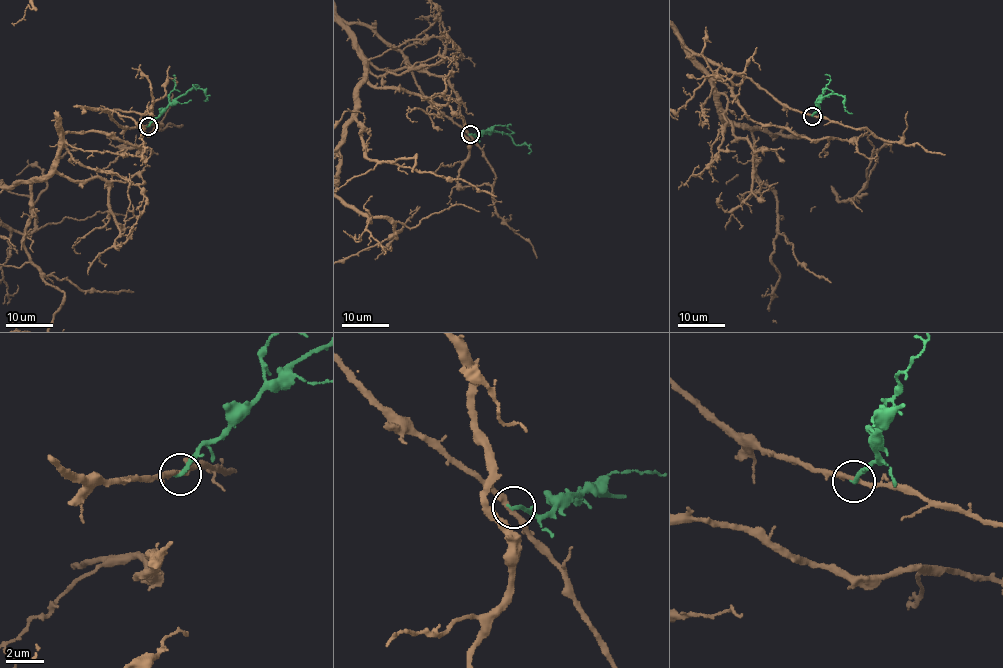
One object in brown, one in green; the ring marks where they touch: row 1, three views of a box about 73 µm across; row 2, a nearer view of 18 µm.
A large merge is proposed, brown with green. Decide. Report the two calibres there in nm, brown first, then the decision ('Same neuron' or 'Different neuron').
Thickness 280 nm (brown) against 220 nm. Different neuron

